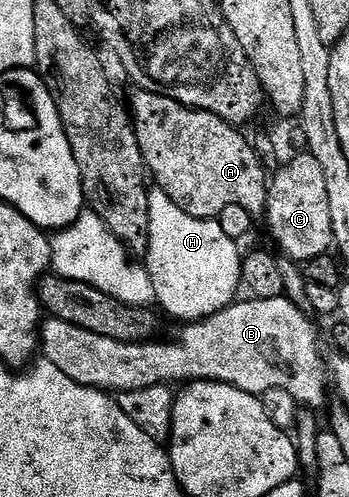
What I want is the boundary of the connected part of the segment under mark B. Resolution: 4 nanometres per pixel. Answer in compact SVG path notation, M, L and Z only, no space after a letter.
M284 296L271 300L250 297L249 302L241 301L234 301L232 306L210 318L182 325L181 335L174 342L120 342L107 336L95 336L95 332L87 332L87 328L75 328L75 324L67 324L67 320L46 317L41 324L39 350L44 361L55 364L55 368L71 376L71 380L106 392L142 390L173 382L222 382L258 396L266 396L272 390L286 390L305 408L323 405L325 393L329 390L329 370L321 355L321 342L312 322L314 319Z

